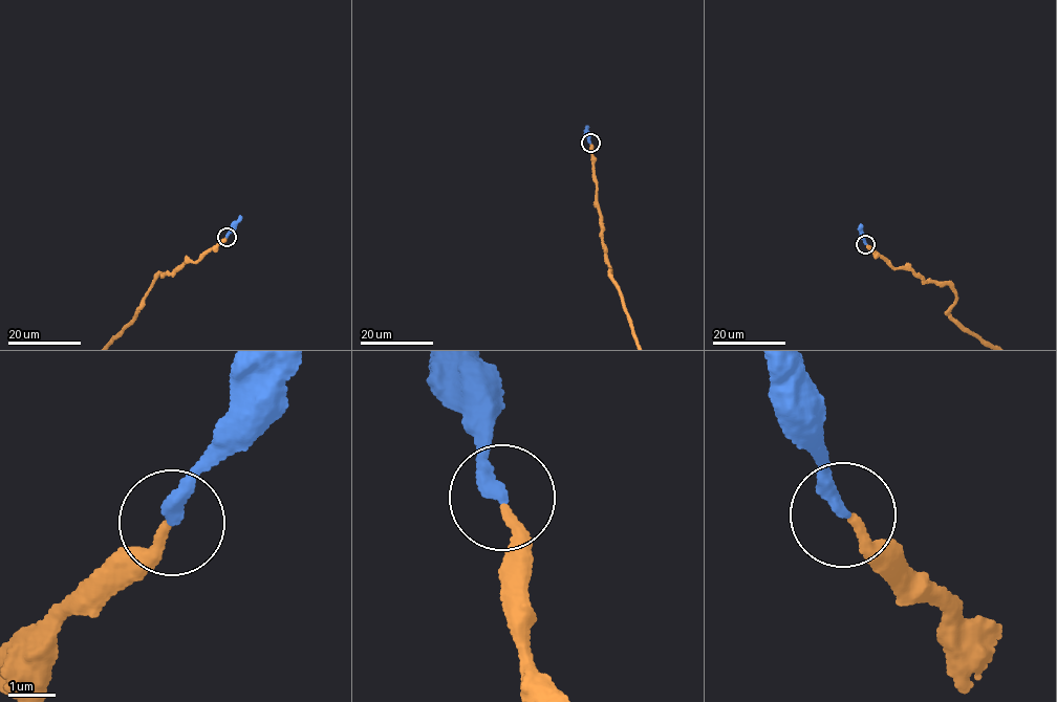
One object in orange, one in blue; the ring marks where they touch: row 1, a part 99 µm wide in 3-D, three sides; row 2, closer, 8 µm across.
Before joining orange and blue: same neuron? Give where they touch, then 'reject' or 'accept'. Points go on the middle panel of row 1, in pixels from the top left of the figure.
(590, 143) | accept

